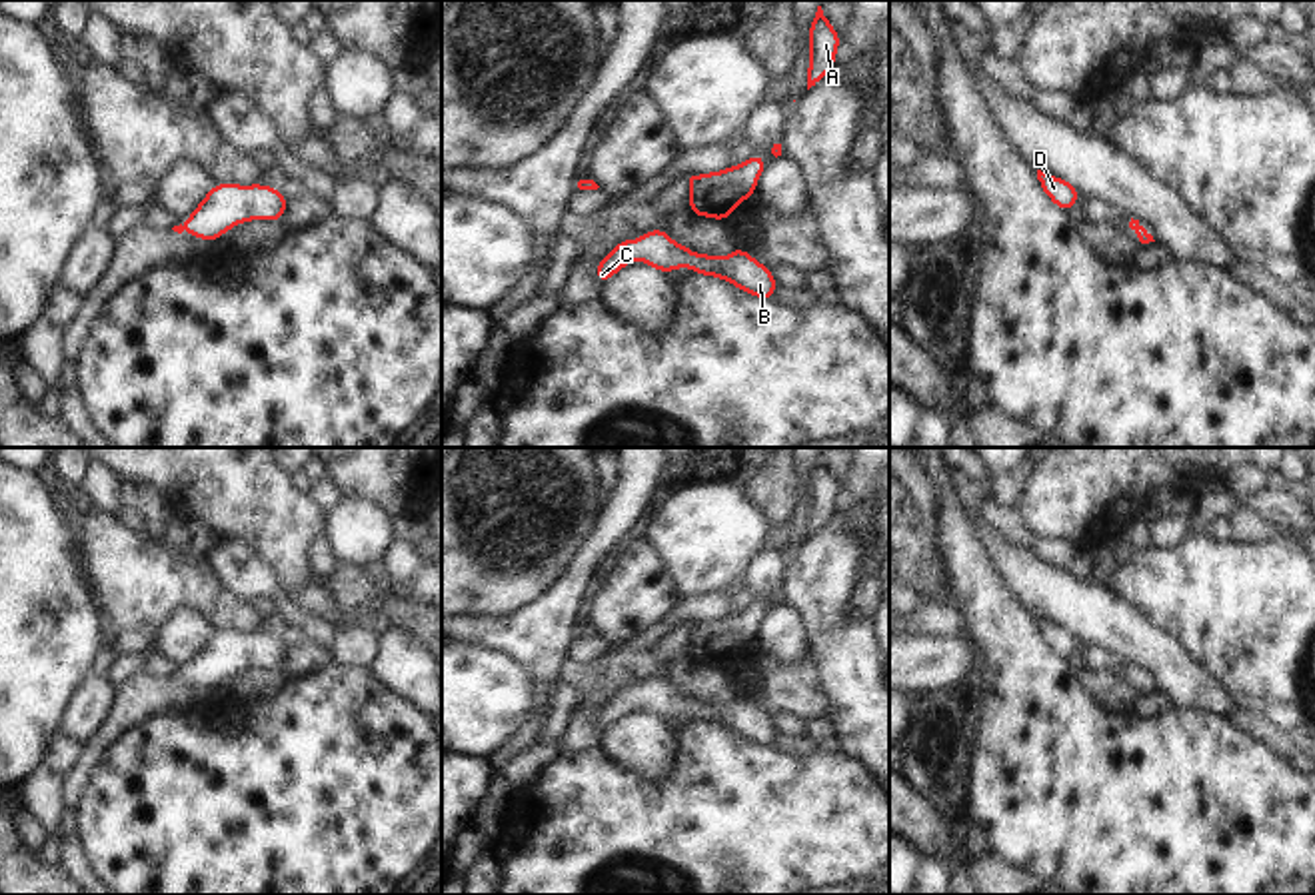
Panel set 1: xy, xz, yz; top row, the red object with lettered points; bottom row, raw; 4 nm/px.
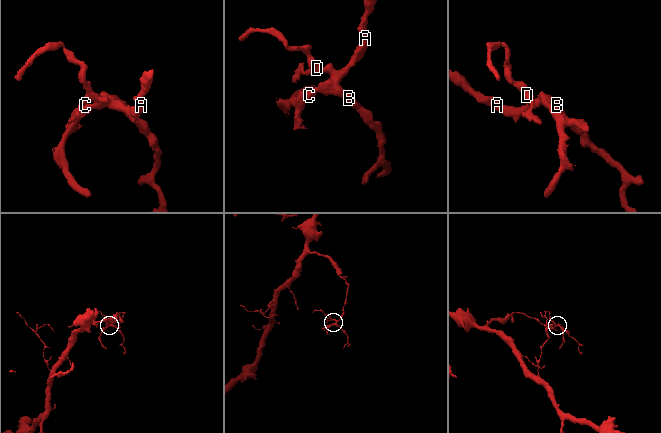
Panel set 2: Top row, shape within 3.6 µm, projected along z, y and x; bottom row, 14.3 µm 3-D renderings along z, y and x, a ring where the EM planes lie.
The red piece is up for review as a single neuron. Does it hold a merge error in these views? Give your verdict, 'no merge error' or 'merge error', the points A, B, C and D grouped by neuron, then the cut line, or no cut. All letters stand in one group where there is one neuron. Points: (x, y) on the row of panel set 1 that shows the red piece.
no merge error | A B C D | no cut

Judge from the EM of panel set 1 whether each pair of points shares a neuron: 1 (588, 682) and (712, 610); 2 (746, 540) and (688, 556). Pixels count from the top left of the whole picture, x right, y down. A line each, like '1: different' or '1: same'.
1: same
2: same

